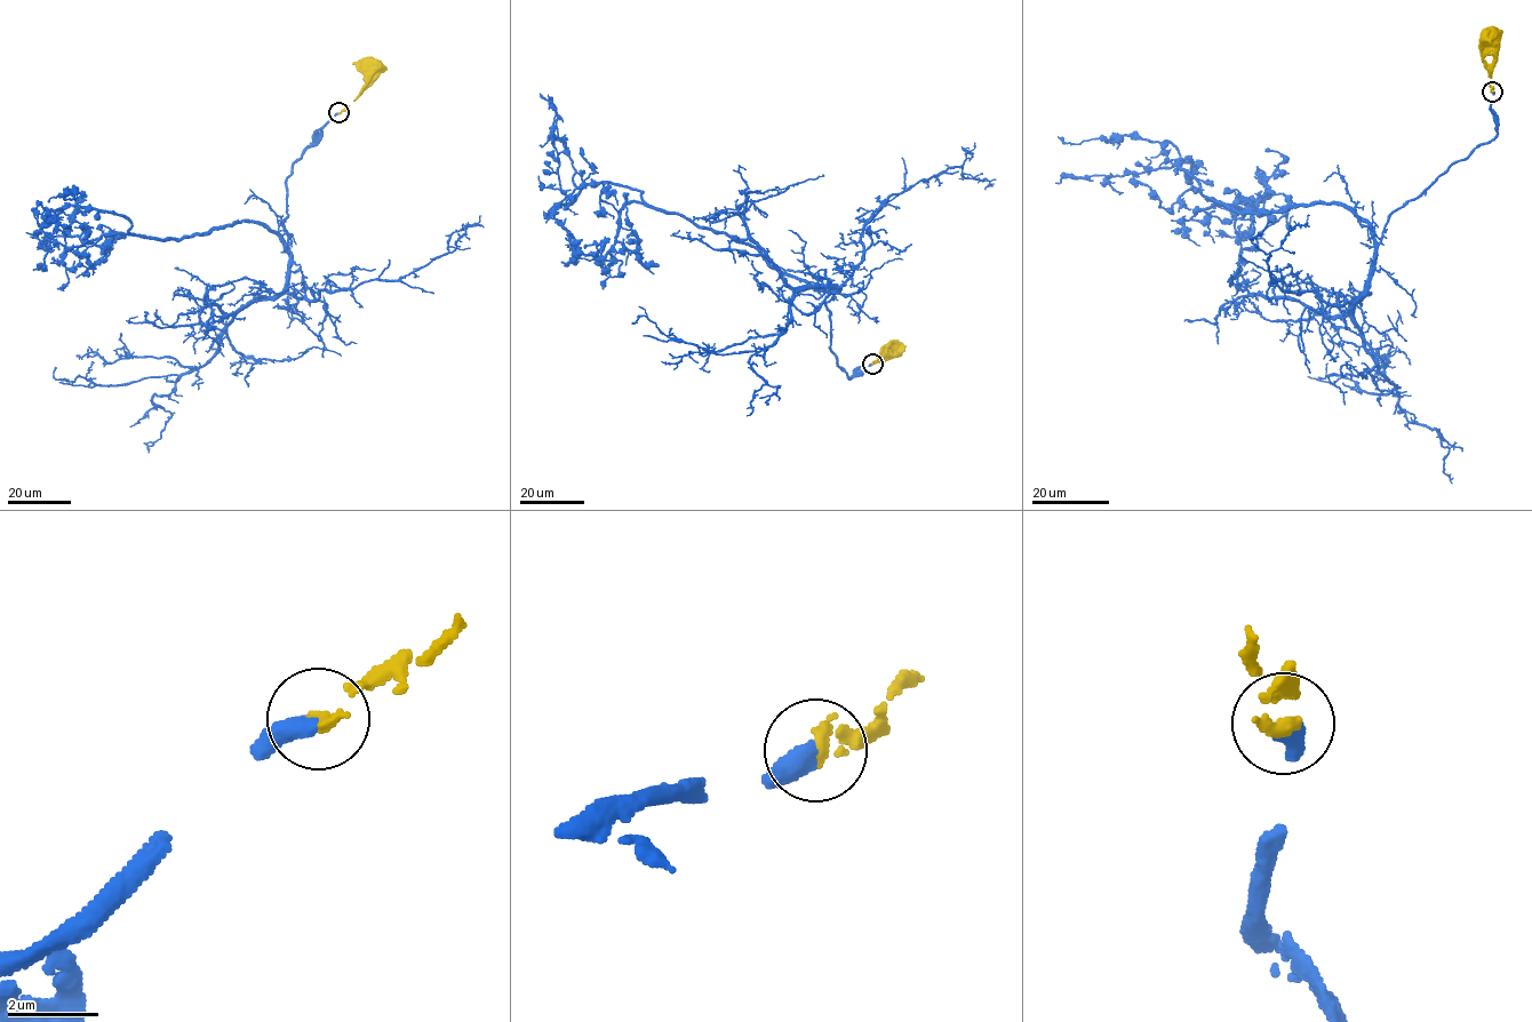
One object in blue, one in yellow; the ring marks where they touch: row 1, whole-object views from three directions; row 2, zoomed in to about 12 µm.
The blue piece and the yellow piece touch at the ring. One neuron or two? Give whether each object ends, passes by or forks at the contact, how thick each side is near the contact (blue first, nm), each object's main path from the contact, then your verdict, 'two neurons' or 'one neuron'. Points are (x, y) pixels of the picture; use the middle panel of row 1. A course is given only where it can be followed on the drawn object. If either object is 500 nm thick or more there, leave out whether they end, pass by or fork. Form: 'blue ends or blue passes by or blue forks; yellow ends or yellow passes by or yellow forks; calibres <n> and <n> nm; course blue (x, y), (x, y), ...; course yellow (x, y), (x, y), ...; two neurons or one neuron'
blue ends; yellow ends; calibres 440 and 300 nm; course blue (871, 364), (850, 378), (838, 366), (829, 292), (643, 192), (587, 183), (556, 208), (595, 172), (580, 148); course yellow (871, 364), (892, 354), (888, 352); one neuron

